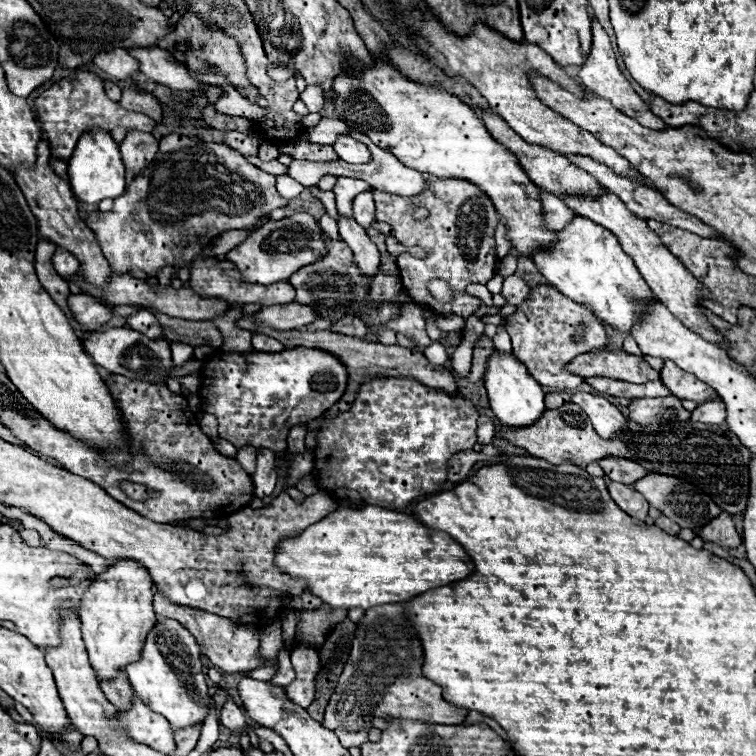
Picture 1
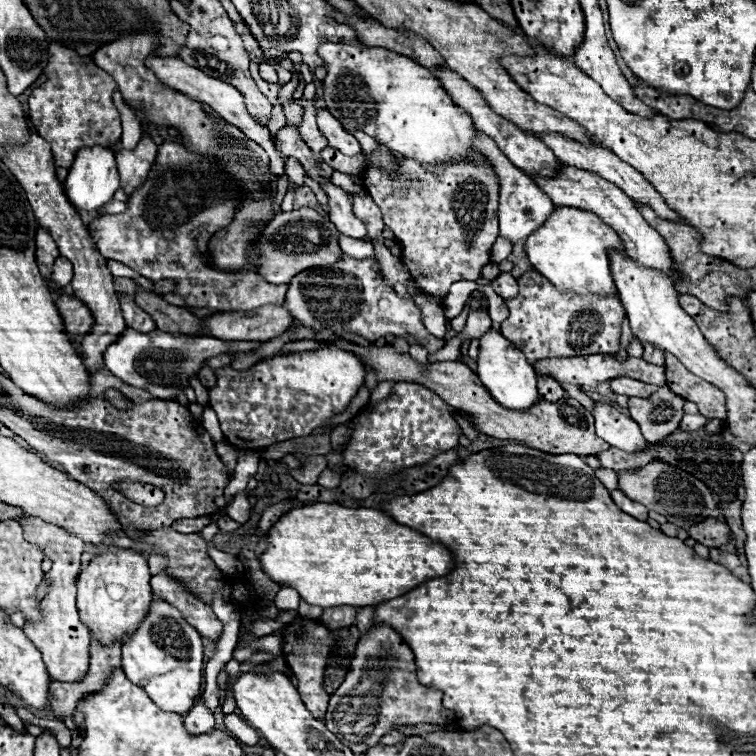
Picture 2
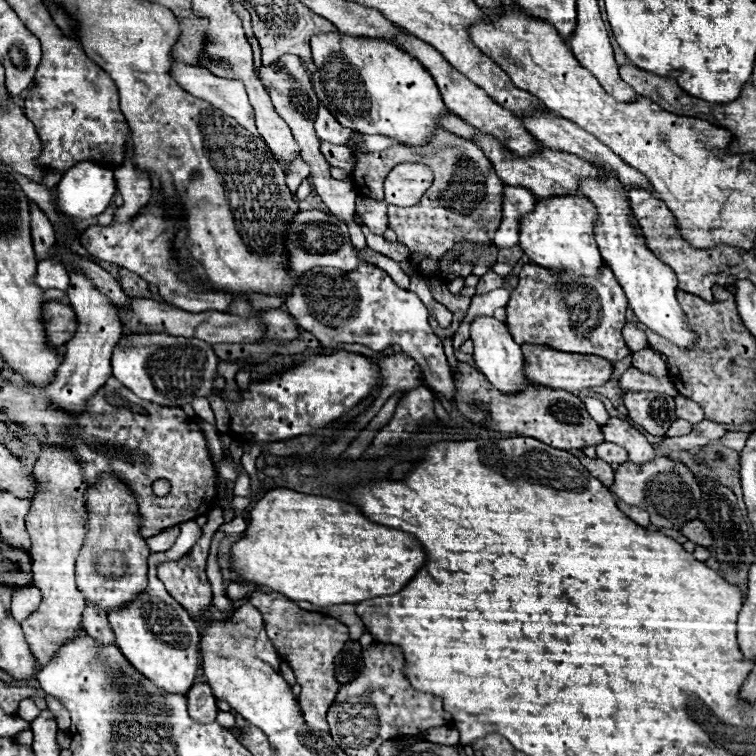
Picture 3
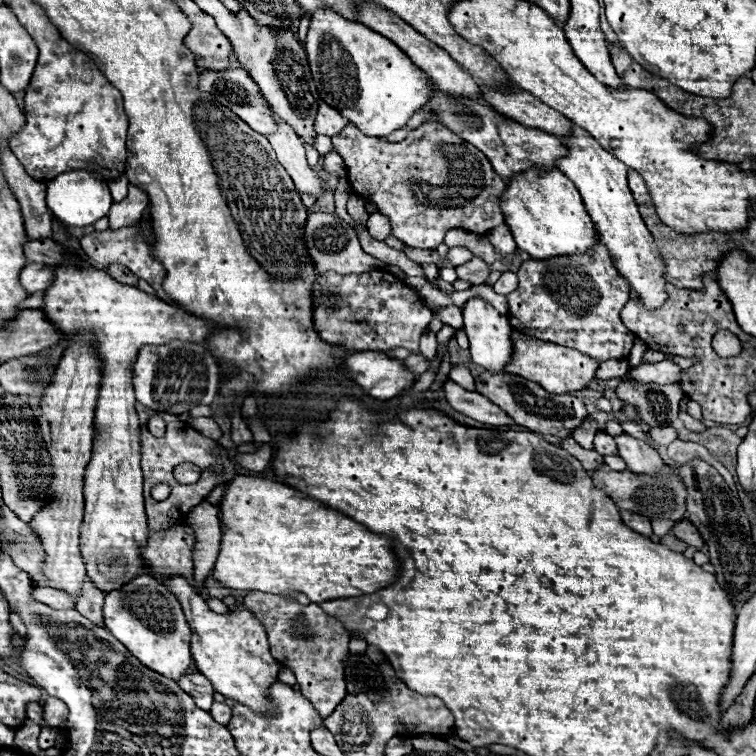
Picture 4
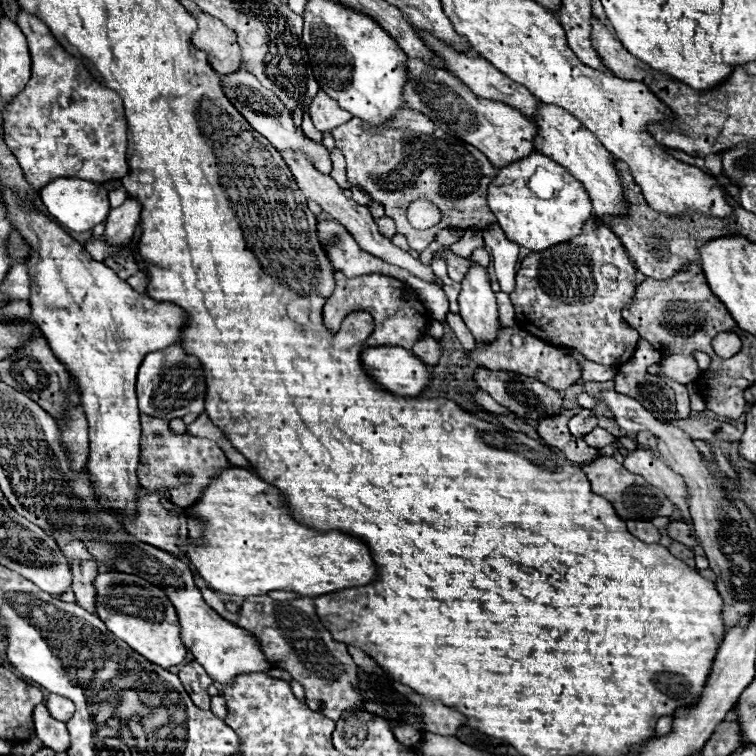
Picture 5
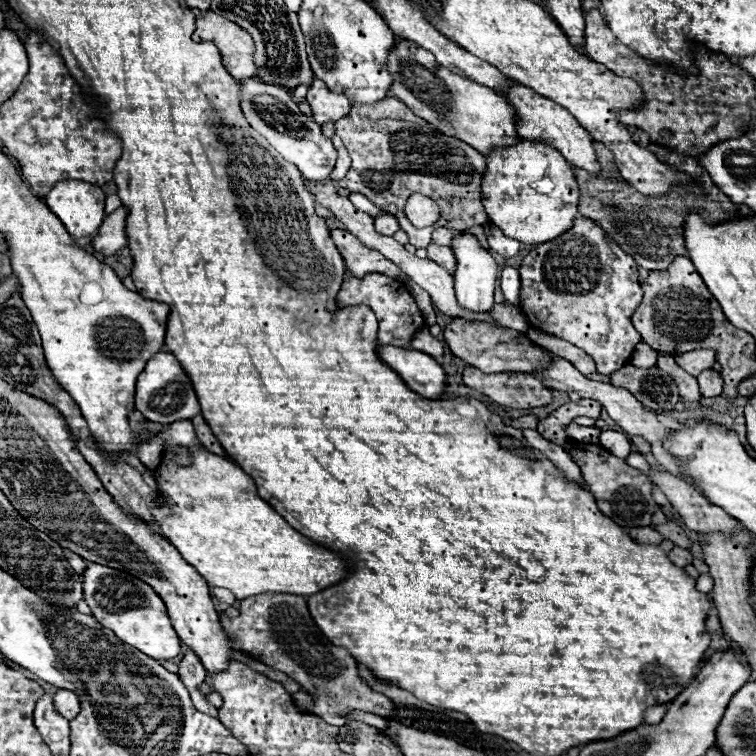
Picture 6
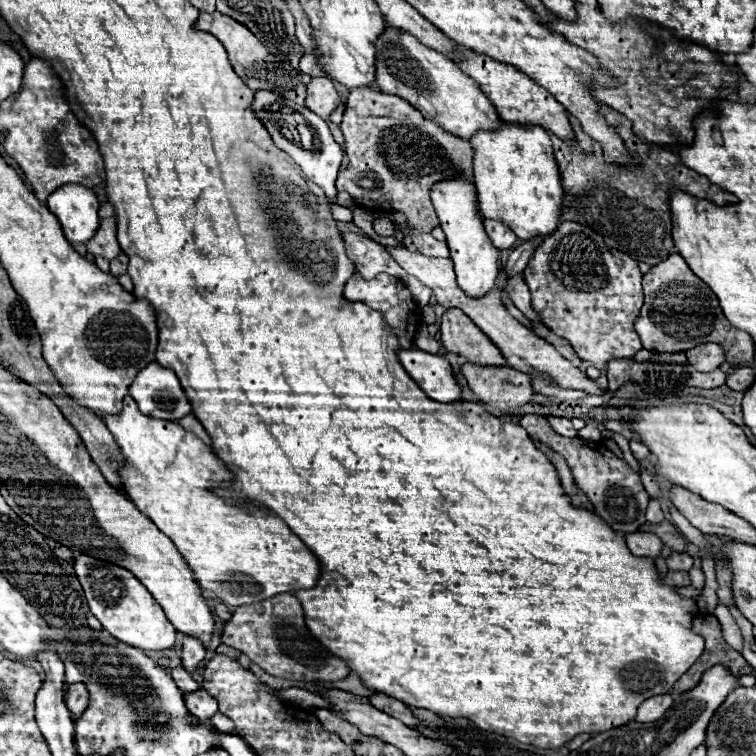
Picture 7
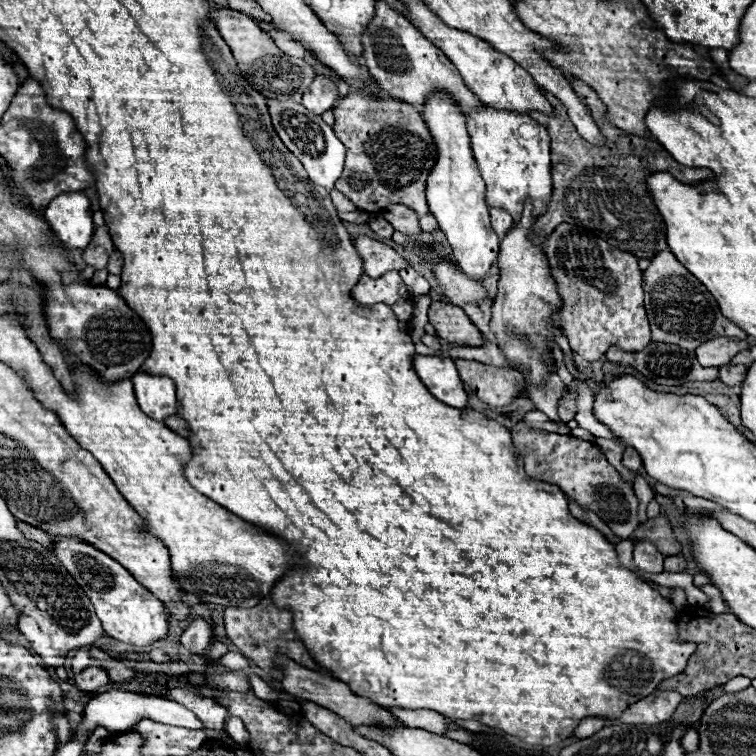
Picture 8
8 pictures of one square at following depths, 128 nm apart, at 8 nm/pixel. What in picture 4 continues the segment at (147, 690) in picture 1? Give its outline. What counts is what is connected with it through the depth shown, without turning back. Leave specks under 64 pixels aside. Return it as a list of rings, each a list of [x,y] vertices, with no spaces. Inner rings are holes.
[[[140,574],[134,582],[124,584],[120,590],[108,592],[104,600],[104,622],[114,638],[118,638],[146,668],[174,680],[188,672],[192,664],[190,626],[176,596],[158,580]]]

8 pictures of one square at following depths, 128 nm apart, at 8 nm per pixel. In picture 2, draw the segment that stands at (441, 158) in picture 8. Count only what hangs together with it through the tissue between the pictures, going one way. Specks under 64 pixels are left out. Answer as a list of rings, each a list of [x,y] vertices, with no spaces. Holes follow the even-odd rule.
[[[490,330],[480,338],[480,356],[478,356],[476,374],[480,376],[490,396],[508,410],[528,410],[532,404],[540,400],[538,388],[536,388],[538,376],[534,368],[526,362],[524,354],[518,348],[514,348],[514,344],[508,342],[500,332]]]

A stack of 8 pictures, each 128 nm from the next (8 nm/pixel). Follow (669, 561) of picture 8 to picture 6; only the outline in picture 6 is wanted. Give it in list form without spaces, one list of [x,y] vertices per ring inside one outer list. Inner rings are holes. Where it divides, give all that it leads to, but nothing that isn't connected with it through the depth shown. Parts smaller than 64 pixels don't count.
[[[674,546],[674,548],[668,552],[668,558],[670,558],[676,566],[680,566],[680,568],[692,564],[692,554],[690,554],[688,550],[684,550],[684,548],[678,548],[678,546]]]

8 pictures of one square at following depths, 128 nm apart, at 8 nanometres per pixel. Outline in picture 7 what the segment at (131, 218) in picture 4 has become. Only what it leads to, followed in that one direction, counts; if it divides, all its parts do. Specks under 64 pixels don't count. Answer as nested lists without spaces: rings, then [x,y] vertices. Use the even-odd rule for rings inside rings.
[[[112,216],[102,220],[94,238],[86,246],[88,246],[88,252],[92,252],[94,256],[102,256],[106,260],[116,258],[120,254],[120,244],[116,240],[116,218]]]

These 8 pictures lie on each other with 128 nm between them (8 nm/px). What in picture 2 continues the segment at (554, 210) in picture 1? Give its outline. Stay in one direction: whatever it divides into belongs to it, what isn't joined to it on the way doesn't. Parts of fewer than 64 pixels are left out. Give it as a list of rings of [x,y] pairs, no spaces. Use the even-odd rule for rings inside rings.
[[[478,134],[474,138],[474,144],[480,148],[480,152],[490,160],[490,164],[494,166],[498,178],[500,178],[500,236],[508,238],[510,242],[528,238],[528,234],[532,234],[538,226],[542,226],[550,214],[554,212],[554,202],[550,202],[550,198],[546,198],[546,194],[542,194],[542,190],[538,190],[538,186],[534,186],[534,180],[530,176],[526,176],[522,170],[518,170],[494,144],[494,140],[486,138],[486,134]]]

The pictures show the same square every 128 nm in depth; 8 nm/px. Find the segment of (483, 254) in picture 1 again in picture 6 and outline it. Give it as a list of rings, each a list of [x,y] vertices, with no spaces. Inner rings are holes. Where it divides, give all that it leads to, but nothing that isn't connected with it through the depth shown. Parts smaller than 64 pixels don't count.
[[[388,96],[382,102],[370,106],[354,104],[350,114],[334,124],[334,132],[336,136],[342,138],[346,150],[352,156],[352,166],[338,184],[342,188],[348,188],[350,192],[364,194],[370,202],[378,206],[396,208],[396,214],[400,214],[396,216],[400,228],[410,236],[410,244],[414,248],[426,248],[430,244],[430,234],[436,228],[466,230],[470,226],[480,226],[488,222],[488,214],[484,212],[482,194],[480,194],[482,164],[486,170],[486,158],[466,142],[452,136],[444,136],[442,132],[434,130],[434,126],[414,116],[408,110],[408,106],[402,104],[398,98]],[[378,120],[402,120],[404,132],[372,132],[372,124]],[[404,142],[408,142],[408,146],[382,146],[382,144],[404,144]],[[414,192],[422,192],[430,196],[442,208],[442,216],[436,224],[416,230],[408,222],[408,218],[402,216],[404,214],[402,208],[410,198],[410,194]]]

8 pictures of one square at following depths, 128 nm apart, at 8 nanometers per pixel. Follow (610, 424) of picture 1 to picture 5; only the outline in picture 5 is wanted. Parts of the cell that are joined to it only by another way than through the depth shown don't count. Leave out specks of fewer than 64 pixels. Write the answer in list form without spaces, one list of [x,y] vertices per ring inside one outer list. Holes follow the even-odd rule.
[[[636,446],[634,450],[628,450],[626,458],[624,458],[624,468],[634,474],[644,476],[646,482],[664,490],[666,496],[682,512],[684,522],[686,524],[692,522],[690,512],[688,512],[688,498],[686,498],[686,486],[684,486],[682,476],[674,474],[674,470],[670,470],[650,448]]]

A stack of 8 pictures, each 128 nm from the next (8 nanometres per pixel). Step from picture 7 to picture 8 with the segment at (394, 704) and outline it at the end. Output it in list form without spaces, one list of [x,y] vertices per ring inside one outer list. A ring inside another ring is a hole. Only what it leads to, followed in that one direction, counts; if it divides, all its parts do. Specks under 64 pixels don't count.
[[[386,708],[390,710],[402,724],[410,726],[410,728],[420,728],[420,730],[428,730],[434,734],[444,734],[446,732],[446,722],[448,718],[444,718],[442,714],[434,712],[434,710],[406,710],[406,708]]]

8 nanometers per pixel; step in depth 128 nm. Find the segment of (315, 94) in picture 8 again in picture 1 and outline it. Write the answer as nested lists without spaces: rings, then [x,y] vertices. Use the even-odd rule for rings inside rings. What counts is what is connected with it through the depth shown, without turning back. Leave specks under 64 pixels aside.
[[[338,136],[336,142],[332,144],[332,148],[336,150],[338,158],[344,160],[344,162],[350,162],[350,164],[366,164],[366,162],[372,162],[372,154],[370,154],[368,146],[362,144],[362,142],[356,142],[354,138]]]

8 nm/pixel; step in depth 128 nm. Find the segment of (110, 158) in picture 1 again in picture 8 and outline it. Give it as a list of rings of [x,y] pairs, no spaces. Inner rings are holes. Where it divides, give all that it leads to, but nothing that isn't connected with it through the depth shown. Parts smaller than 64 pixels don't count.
[[[84,192],[60,194],[46,206],[46,222],[68,248],[86,248],[94,234],[90,200]]]

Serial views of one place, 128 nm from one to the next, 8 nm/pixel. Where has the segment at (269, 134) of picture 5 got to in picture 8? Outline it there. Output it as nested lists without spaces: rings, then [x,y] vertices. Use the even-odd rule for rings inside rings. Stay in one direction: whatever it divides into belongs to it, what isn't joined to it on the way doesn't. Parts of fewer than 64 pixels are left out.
[[[266,100],[268,112],[272,118],[272,126],[278,132],[284,146],[304,164],[310,180],[316,186],[324,186],[326,190],[334,190],[334,182],[342,174],[344,166],[344,144],[334,136],[334,130],[318,116],[308,112],[298,102],[274,102]]]

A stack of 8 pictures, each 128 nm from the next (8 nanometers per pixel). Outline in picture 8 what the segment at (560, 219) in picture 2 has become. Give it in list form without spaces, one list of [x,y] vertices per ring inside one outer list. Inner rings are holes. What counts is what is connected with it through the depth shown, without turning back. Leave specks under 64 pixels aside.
[[[488,106],[470,112],[466,124],[470,144],[474,148],[474,160],[486,182],[486,204],[506,210],[514,218],[514,222],[522,218],[526,200],[530,200],[534,206],[532,208],[534,218],[546,214],[546,202],[550,202],[550,190],[552,190],[550,138],[546,128],[540,126],[536,120],[532,120],[528,114],[494,110]],[[536,126],[540,126],[538,134]]]

